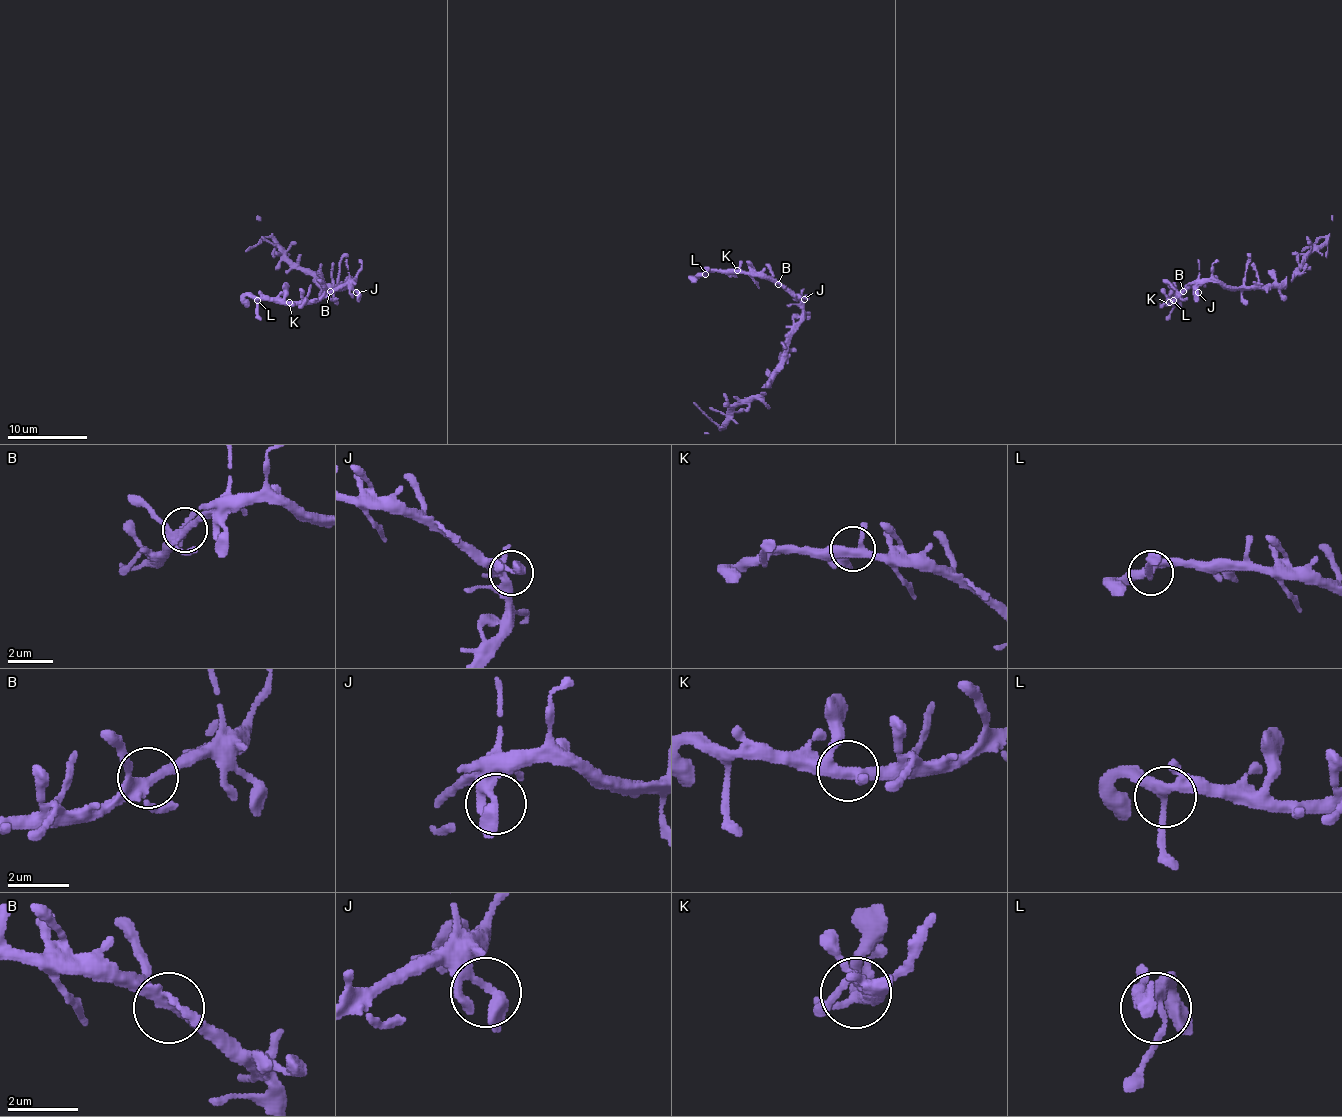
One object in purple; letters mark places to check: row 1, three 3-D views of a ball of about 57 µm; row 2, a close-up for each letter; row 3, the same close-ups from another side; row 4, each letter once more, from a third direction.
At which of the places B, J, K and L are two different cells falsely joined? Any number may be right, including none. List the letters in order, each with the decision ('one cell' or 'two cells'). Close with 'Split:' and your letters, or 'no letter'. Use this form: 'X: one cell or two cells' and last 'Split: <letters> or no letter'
B: one cell
J: one cell
K: one cell
L: one cell
Split: no letter

